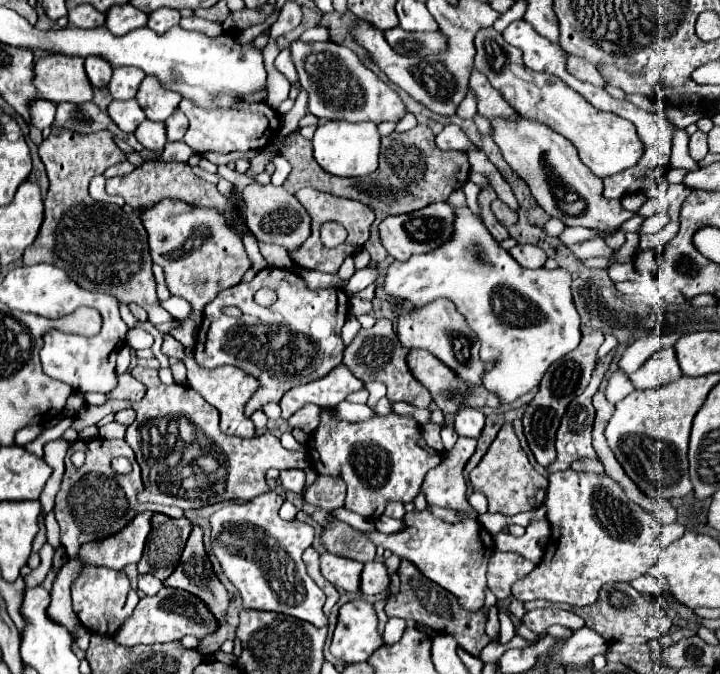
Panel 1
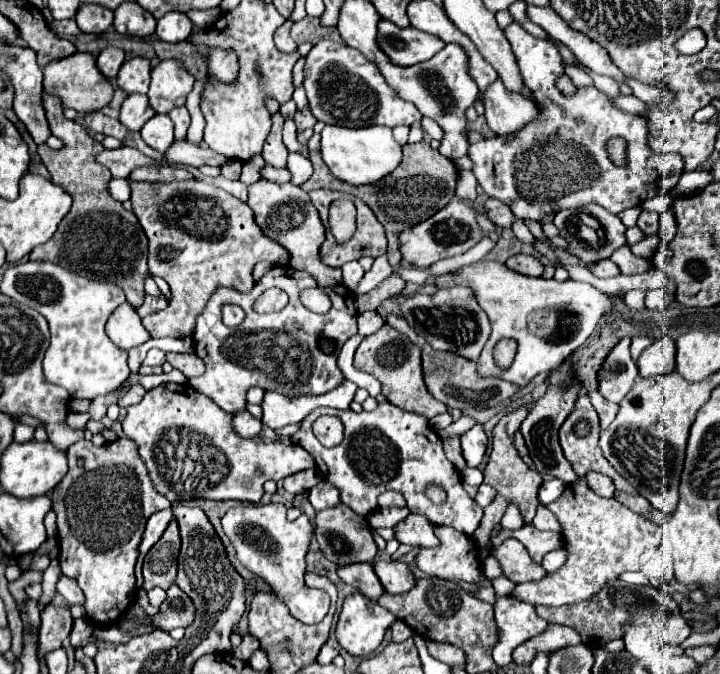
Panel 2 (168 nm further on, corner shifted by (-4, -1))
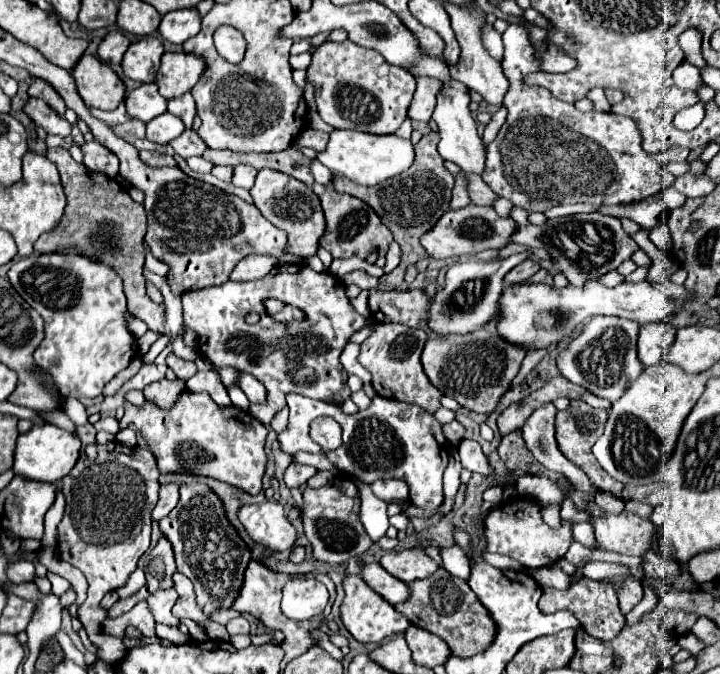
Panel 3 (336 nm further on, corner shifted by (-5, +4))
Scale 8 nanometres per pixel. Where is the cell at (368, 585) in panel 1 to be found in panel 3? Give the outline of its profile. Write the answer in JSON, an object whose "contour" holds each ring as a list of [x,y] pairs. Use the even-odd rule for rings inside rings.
{"contour":[[[414,547],[414,549],[402,549],[402,551],[388,551],[382,559],[380,565],[392,573],[394,577],[412,583],[416,579],[426,579],[430,577],[436,569],[438,563],[426,555],[424,549]]]}

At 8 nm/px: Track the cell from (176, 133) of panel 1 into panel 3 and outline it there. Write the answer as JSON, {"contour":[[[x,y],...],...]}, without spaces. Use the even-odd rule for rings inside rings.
{"contour":[[[184,93],[182,97],[174,97],[168,101],[168,111],[176,117],[180,117],[186,125],[186,129],[192,127],[192,119],[196,115],[196,103],[190,93]]]}

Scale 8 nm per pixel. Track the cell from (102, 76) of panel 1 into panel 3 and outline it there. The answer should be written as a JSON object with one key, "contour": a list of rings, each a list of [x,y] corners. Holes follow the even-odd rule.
{"contour":[[[110,31],[102,43],[98,45],[98,57],[106,63],[112,63],[112,65],[120,65],[122,61],[122,55],[126,53],[130,45],[130,39],[122,33],[122,31]]]}

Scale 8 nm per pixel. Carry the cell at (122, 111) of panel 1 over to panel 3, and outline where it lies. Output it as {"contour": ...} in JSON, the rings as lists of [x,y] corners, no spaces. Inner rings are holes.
{"contour":[[[144,83],[126,97],[128,115],[144,123],[166,113],[166,103],[168,101],[158,93],[158,85],[154,83]]]}

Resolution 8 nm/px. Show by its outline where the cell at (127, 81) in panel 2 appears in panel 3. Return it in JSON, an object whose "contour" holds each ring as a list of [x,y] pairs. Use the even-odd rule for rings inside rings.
{"contour":[[[148,35],[138,39],[124,53],[124,59],[122,59],[124,75],[142,83],[154,81],[160,67],[162,53],[164,53],[164,43],[160,37]]]}

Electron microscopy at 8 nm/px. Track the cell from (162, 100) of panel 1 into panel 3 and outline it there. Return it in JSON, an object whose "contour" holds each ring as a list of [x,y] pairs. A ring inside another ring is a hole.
{"contour":[[[164,53],[156,75],[160,95],[166,99],[180,97],[190,91],[206,71],[206,61],[194,53]]]}

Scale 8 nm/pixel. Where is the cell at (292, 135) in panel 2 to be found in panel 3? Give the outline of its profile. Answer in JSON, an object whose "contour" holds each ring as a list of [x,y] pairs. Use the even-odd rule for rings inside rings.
{"contour":[[[336,129],[330,133],[326,151],[318,153],[316,159],[334,173],[348,177],[358,185],[374,187],[390,177],[396,177],[398,173],[404,173],[412,165],[414,153],[412,153],[412,143],[396,135],[372,135],[372,133]]]}

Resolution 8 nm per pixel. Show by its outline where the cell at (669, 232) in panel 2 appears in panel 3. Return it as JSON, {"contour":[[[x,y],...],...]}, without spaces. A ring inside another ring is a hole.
{"contour":[[[662,223],[662,225],[654,227],[648,237],[650,237],[650,241],[652,241],[660,251],[670,251],[672,239],[670,239],[670,229],[668,229],[668,225]]]}

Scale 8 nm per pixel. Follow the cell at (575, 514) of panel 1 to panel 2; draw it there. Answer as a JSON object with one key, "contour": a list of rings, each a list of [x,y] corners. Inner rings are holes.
{"contour":[[[577,478],[575,482],[567,484],[563,494],[555,502],[547,504],[547,508],[557,516],[557,520],[559,520],[559,524],[563,528],[561,532],[563,532],[563,544],[565,544],[565,550],[567,550],[567,560],[557,572],[547,574],[543,580],[525,582],[525,584],[515,586],[511,596],[517,598],[517,600],[525,600],[525,602],[529,602],[533,606],[537,606],[537,604],[563,606],[563,604],[585,602],[585,600],[593,598],[593,594],[597,594],[607,582],[617,580],[623,572],[641,570],[655,556],[655,552],[657,552],[657,548],[661,544],[661,528],[655,522],[649,522],[649,518],[641,518],[641,514],[629,510],[617,498],[599,496],[597,492],[593,492],[587,486],[585,478]]]}

